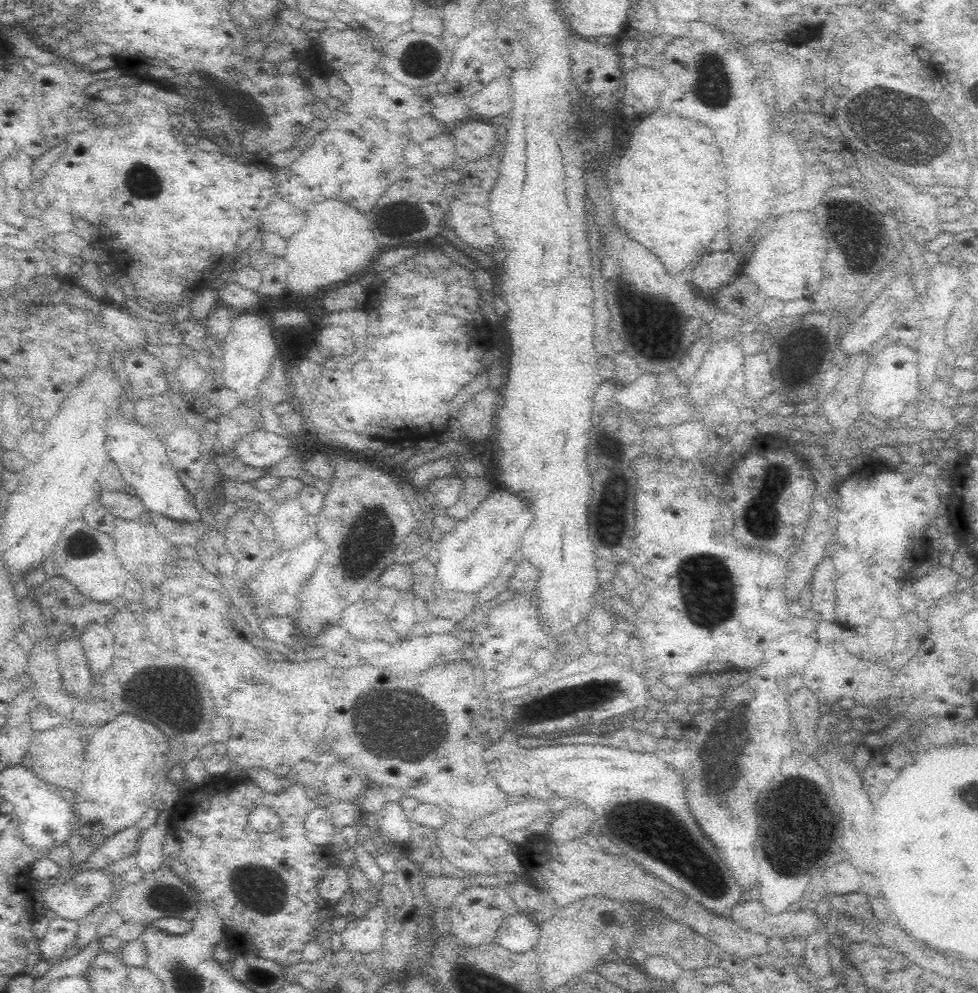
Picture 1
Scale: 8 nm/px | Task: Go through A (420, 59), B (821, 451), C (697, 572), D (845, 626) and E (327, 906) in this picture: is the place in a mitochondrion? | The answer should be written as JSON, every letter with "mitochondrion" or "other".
{"A":"mitochondrion","B":"other","C":"mitochondrion","D":"other","E":"other"}

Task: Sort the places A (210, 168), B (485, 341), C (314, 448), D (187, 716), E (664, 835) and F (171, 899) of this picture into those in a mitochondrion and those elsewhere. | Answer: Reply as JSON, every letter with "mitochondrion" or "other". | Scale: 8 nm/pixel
{"A":"other","B":"other","C":"other","D":"mitochondrion","E":"mitochondrion","F":"mitochondrion"}

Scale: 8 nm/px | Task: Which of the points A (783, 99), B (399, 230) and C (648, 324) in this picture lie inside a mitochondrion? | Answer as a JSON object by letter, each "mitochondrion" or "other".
{"A":"other","B":"mitochondrion","C":"mitochondrion"}

